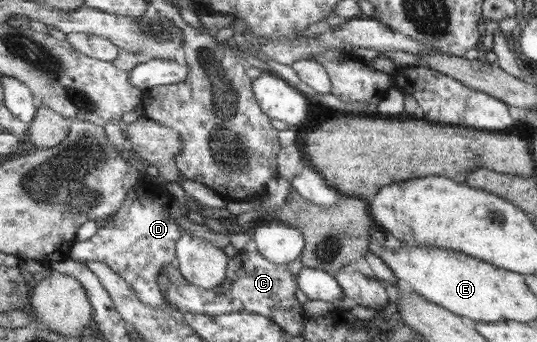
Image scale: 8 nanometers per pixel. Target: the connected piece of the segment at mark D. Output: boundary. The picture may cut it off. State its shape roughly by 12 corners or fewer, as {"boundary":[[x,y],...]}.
{"boundary":[[145,176],[71,259],[107,263],[185,322],[163,281],[188,208]]}

